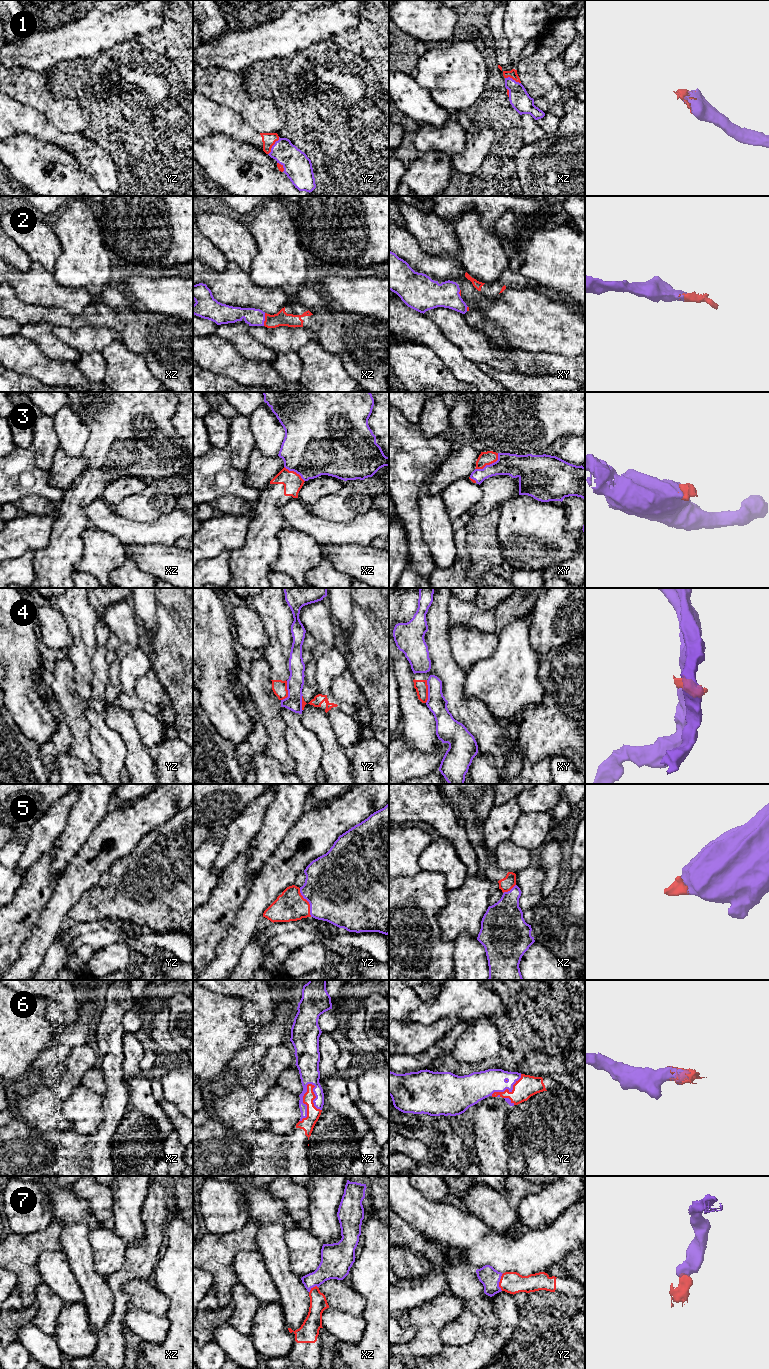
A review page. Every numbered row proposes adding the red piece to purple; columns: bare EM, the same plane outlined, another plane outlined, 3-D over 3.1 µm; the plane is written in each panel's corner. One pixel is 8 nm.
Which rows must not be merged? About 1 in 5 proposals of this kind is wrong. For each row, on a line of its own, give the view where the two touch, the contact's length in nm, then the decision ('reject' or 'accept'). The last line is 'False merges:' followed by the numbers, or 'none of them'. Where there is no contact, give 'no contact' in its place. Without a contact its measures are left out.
1: contact in yz; length 170 nm; accept
2: contact in xz; length 110 nm; accept
3: contact in xy; length 240 nm; accept
4: contact in xy; length 180 nm; reject
5: contact in yz; length 260 nm; accept
6: contact in xz; length 320 nm; accept
7: contact in yz; length 140 nm; accept
False merges: 4

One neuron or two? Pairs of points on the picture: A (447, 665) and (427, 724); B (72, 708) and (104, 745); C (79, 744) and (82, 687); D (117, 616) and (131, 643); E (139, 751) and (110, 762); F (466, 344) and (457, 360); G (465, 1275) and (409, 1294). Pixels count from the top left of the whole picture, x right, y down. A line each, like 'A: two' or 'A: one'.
A: two
B: two
C: two
D: one
E: two
F: two
G: two

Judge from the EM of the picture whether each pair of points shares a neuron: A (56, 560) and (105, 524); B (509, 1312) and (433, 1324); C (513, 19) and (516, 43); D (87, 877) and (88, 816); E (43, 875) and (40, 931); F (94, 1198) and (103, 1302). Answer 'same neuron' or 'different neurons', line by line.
A: different neurons
B: different neurons
C: same neuron
D: different neurons
E: different neurons
F: different neurons

